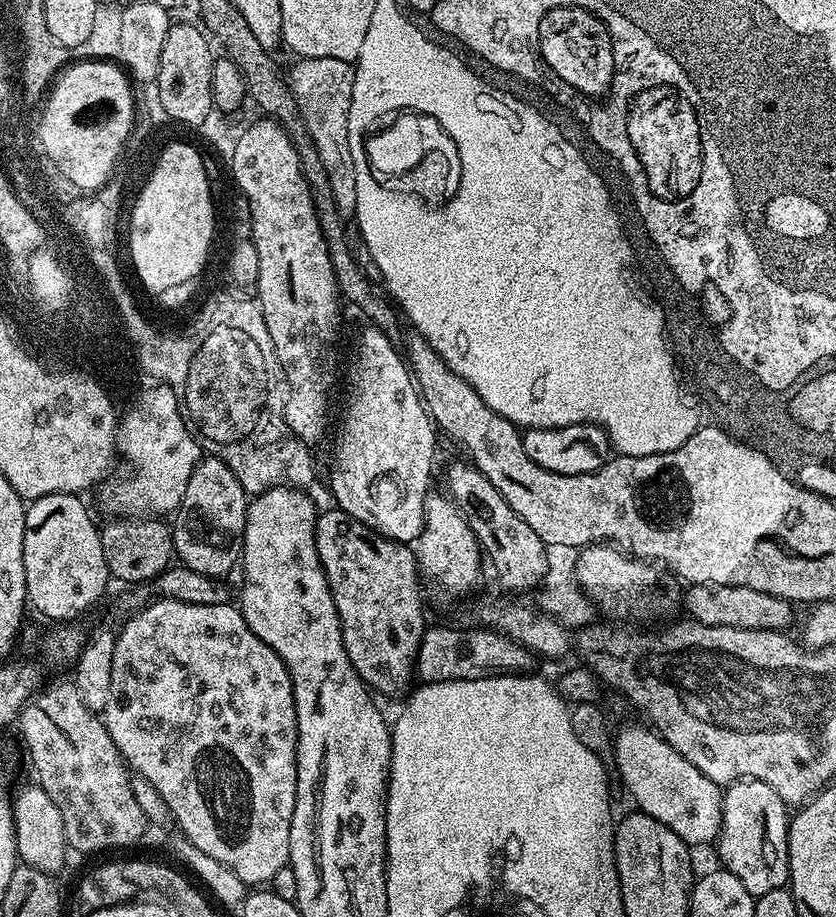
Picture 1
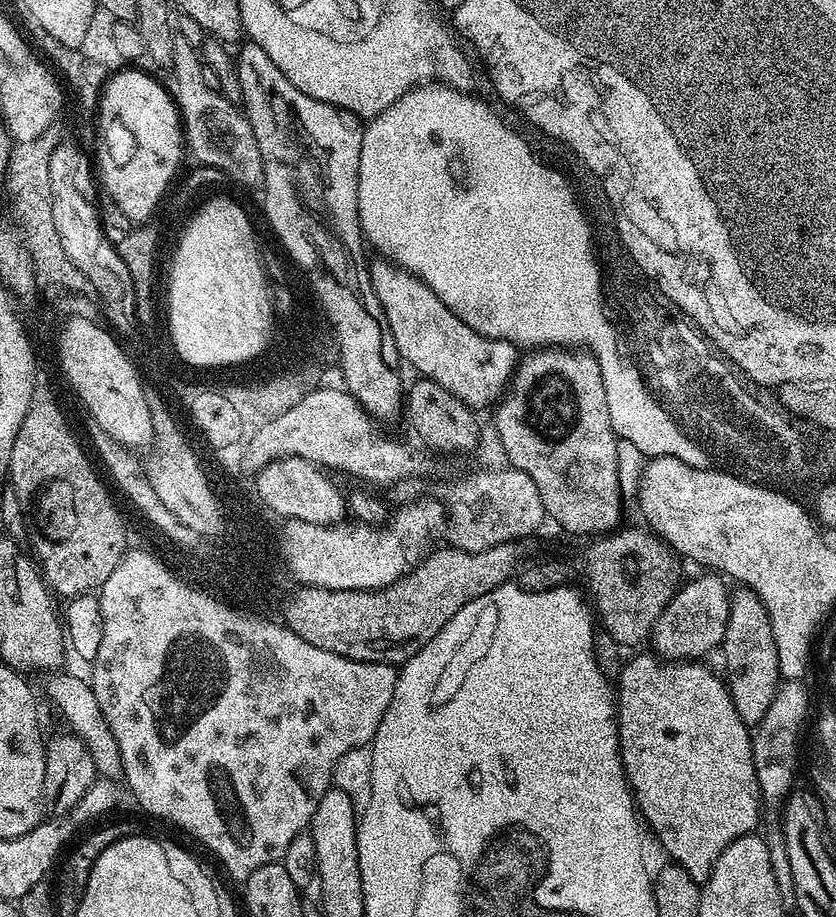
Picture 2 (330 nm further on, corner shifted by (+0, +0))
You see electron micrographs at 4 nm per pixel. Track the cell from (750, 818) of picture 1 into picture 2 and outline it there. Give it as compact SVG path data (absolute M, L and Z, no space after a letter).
M649 654L649 656L636 656L624 669L620 672L620 688L618 684L618 695L615 697L616 701L616 722L618 725L618 731L620 734L620 764L624 767L624 775L628 778L628 787L632 789L632 794L636 802L636 806L639 815L642 817L643 823L648 824L650 827L651 835L655 836L656 843L664 852L668 855L667 859L671 863L677 864L682 870L686 870L686 874L690 874L690 878L694 878L698 882L703 882L710 878L713 866L718 862L718 858L722 854L722 850L726 850L726 846L733 844L739 836L747 836L755 833L756 823L760 820L760 804L762 805L762 797L760 795L760 787L756 781L756 771L754 770L754 762L752 761L752 736L750 735L749 725L742 722L742 718L738 718L738 710L734 710L734 702L730 698L728 693L728 685L723 679L720 680L711 672L710 669L704 665L704 662L669 662L667 660L661 660L659 656L655 654Z

